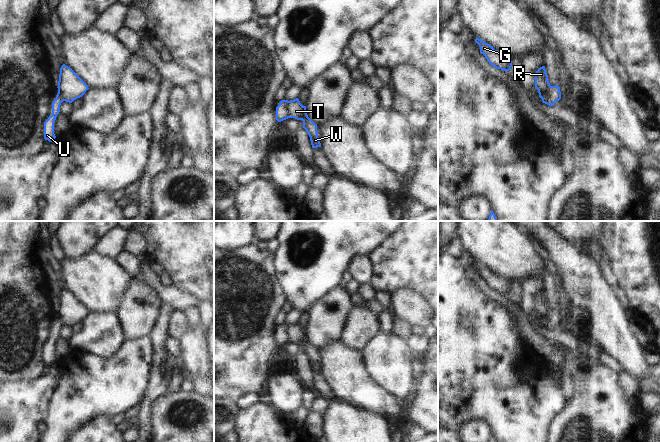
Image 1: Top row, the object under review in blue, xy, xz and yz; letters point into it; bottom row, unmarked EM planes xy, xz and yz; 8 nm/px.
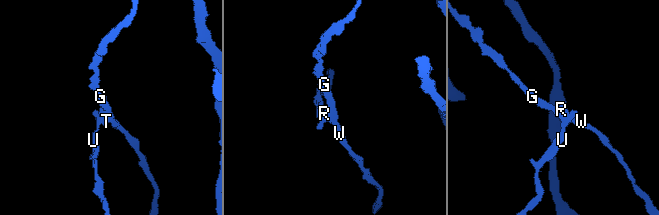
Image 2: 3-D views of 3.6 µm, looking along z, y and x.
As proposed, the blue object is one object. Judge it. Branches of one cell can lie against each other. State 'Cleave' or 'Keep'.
Cleave.

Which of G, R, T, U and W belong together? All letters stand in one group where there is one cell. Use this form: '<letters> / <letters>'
G R T W / U

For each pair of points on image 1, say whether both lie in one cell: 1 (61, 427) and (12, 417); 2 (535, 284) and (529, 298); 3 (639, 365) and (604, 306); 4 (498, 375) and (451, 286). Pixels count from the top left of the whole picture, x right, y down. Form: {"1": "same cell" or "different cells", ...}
{"1": "different cells", "2": "same cell", "3": "same cell", "4": "same cell"}

